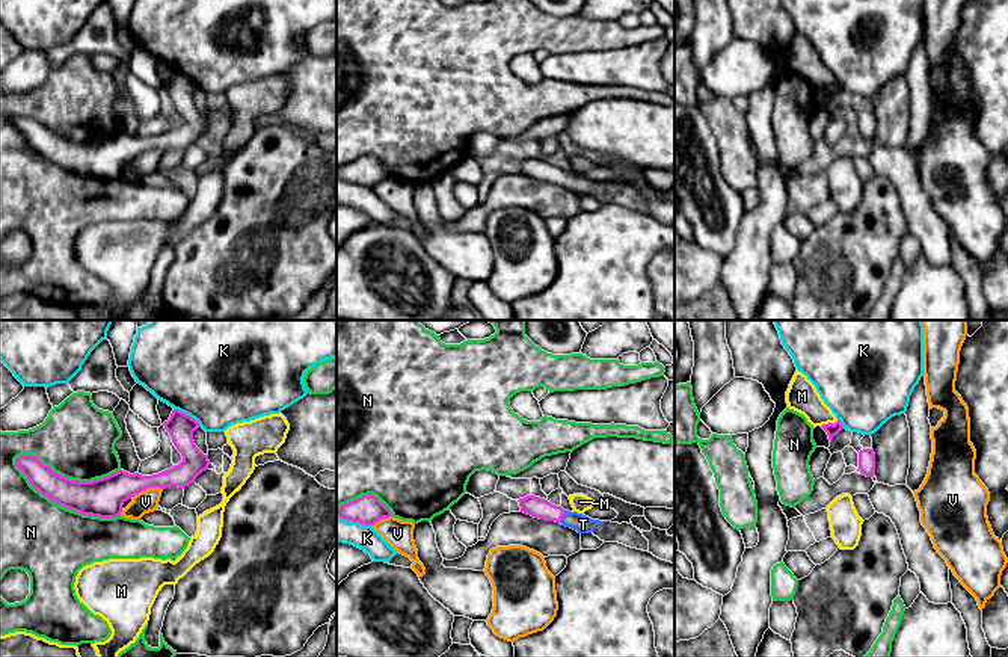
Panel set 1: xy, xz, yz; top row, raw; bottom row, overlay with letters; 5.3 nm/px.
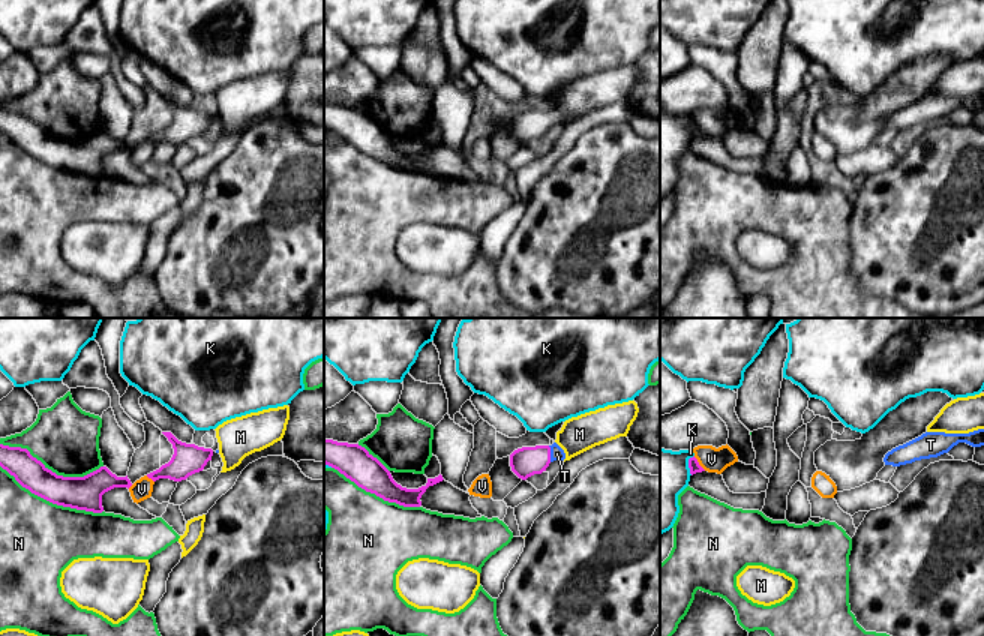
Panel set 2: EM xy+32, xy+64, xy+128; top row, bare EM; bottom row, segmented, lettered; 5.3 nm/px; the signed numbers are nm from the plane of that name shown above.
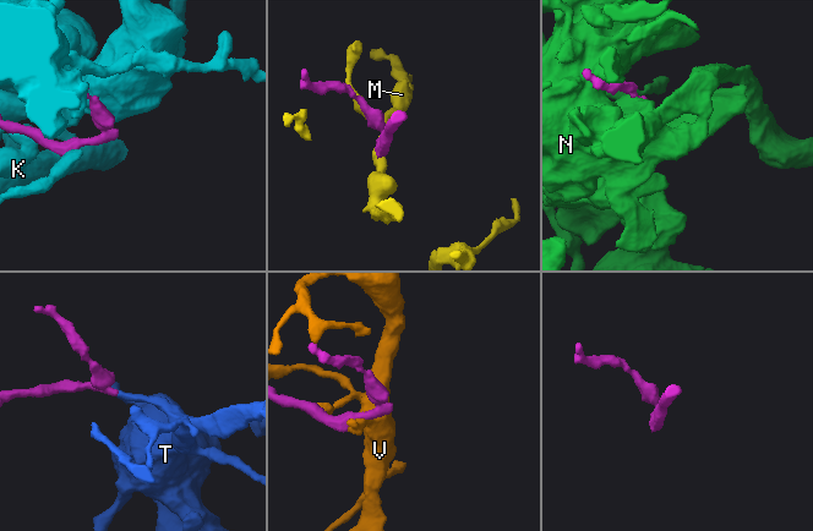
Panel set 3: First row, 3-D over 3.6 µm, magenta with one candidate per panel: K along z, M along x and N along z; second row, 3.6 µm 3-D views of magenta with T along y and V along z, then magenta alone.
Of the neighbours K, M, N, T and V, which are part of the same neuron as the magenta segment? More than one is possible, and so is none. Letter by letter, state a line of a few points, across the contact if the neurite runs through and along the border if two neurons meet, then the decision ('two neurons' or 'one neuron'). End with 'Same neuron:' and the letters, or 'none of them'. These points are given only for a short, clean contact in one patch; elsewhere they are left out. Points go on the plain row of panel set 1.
K: two neurons
M: line yz (838, 82), (821, 88); two neurons
N: two neurons
T: line xz (539, 169), (562, 178), (583, 186); one neuron
V: two neurons
Same neuron: T

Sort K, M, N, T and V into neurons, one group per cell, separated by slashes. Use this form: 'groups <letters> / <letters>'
groups K / M / N / T / V

